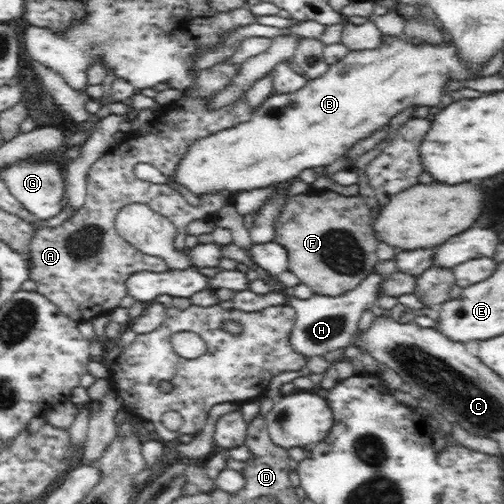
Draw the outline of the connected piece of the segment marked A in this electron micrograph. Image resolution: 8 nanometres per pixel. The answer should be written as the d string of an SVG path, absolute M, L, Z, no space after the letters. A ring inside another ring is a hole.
M182 98L176 104L166 110L166 114L158 116L152 126L154 132L146 138L128 140L120 146L116 146L104 157L99 158L90 165L87 172L87 194L84 204L70 218L59 225L50 227L42 226L37 229L34 240L30 244L28 257L30 258L30 278L36 286L35 292L44 295L61 310L61 313L68 315L74 322L90 321L93 318L110 312L120 306L120 300L129 294L126 280L134 273L143 270L150 273L166 272L169 270L168 263L155 262L154 258L144 258L143 252L133 248L128 241L124 240L116 230L115 218L123 206L132 203L140 203L149 206L154 212L169 218L177 228L176 247L184 249L186 242L186 226L191 220L204 220L204 222L218 222L230 206L238 206L238 194L241 190L222 190L211 194L190 194L185 186L172 184L170 178L177 167L179 160L186 154L188 146L196 142L198 138L210 137L215 132L230 129L240 122L249 121L252 114L256 112L253 107L242 102L232 101L218 109L208 108L210 98ZM140 162L148 162L162 172L162 182L152 183L142 180L136 176L134 166Z

